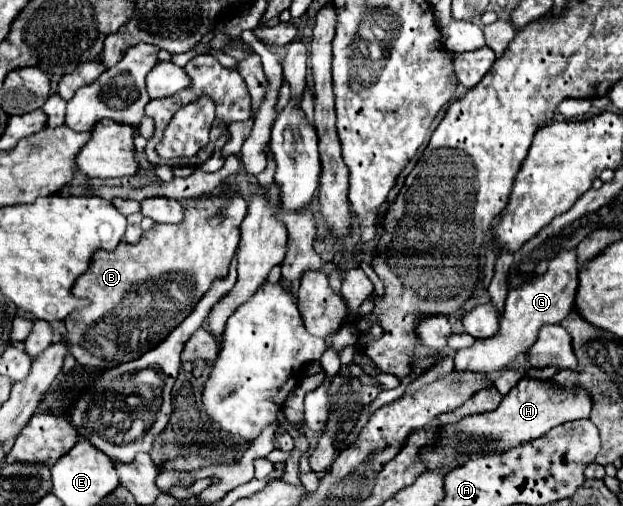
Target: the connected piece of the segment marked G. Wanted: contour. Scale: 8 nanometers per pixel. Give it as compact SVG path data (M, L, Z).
M563 250L559 258L551 260L549 270L523 284L519 290L511 290L505 300L505 310L503 310L503 322L501 328L503 332L497 332L491 338L475 340L473 346L457 350L455 354L455 372L477 372L483 376L507 370L509 364L523 352L529 352L529 348L537 342L537 334L541 326L545 324L561 324L563 318L569 316L573 310L573 296L577 290L577 258L575 250Z

